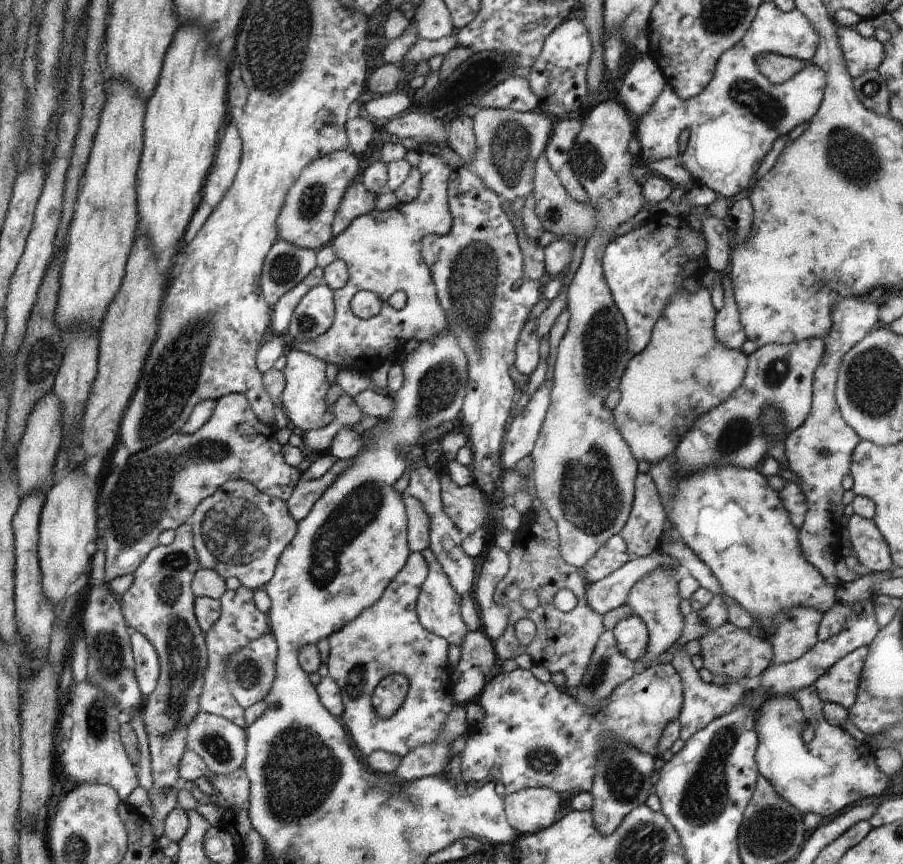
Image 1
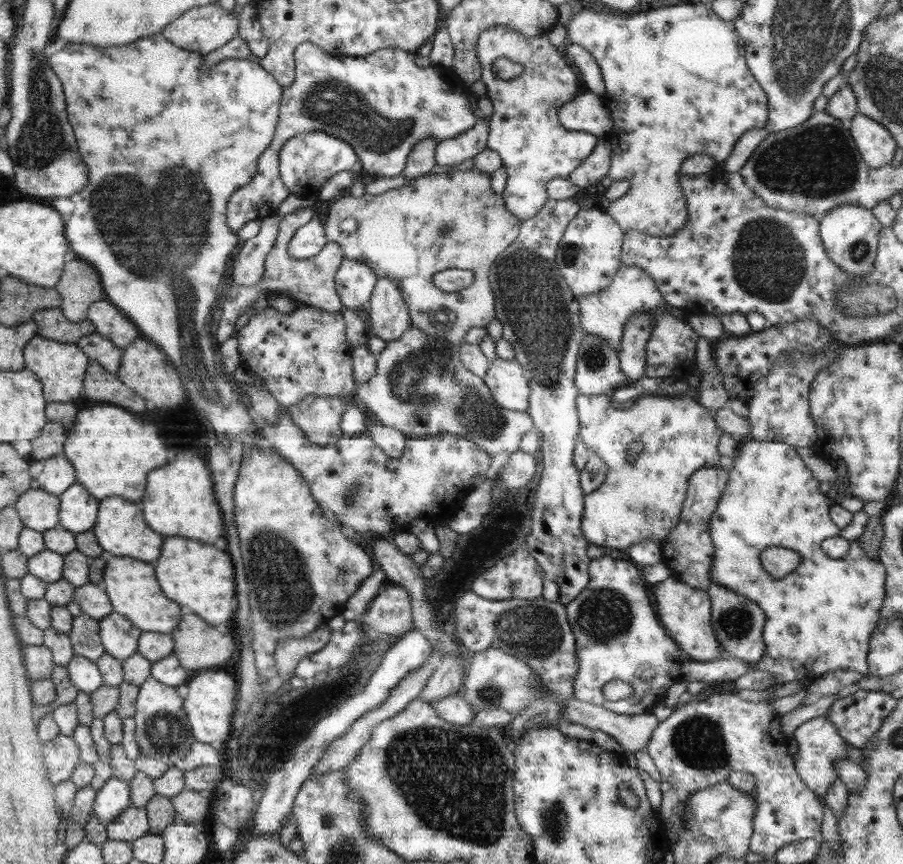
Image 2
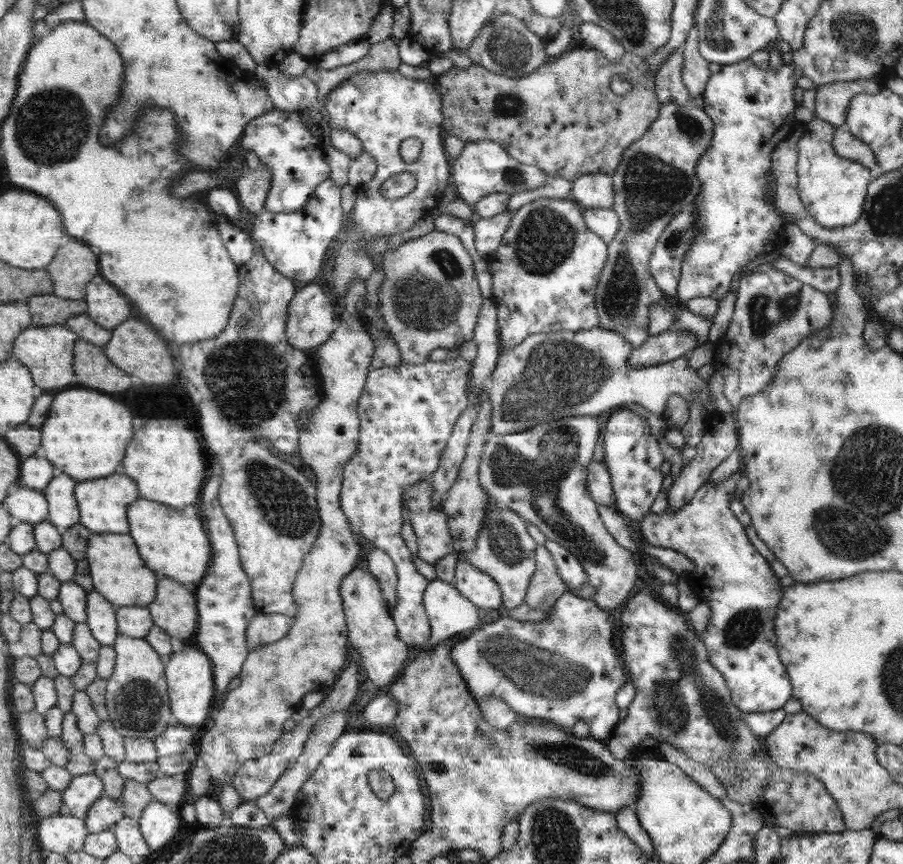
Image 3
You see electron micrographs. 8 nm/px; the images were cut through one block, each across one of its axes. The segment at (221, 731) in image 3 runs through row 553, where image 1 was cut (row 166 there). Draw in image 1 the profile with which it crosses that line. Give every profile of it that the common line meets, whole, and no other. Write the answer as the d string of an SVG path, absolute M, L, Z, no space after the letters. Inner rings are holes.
M351 150L336 151L314 159L298 176L298 180L288 190L285 202L276 218L278 239L285 240L298 248L320 250L332 243L332 222L336 210L344 198L348 186L356 182L360 172L358 159Z

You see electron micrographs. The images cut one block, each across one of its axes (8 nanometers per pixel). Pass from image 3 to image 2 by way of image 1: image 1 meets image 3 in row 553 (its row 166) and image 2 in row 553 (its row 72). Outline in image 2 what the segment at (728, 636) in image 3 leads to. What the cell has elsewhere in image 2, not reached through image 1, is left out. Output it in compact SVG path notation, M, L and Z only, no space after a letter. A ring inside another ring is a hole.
M750 440L739 445L739 451L733 458L732 468L728 471L728 482L725 486L724 492L720 495L716 510L709 520L709 533L714 545L715 553L713 554L713 563L711 573L709 576L713 578L714 582L719 582L720 585L726 585L726 589L740 594L750 601L753 601L763 610L766 616L765 626L763 628L762 638L766 646L766 654L756 664L755 670L765 670L774 676L773 686L786 684L787 682L801 682L804 686L808 686L814 682L816 678L824 676L833 670L855 670L862 674L869 674L866 656L870 650L869 640L870 635L876 630L876 624L881 620L880 610L885 598L885 566L880 560L875 560L871 556L866 556L865 552L850 552L844 558L830 558L821 549L821 544L828 538L839 537L840 528L838 528L830 518L829 510L832 502L820 492L818 489L821 480L811 473L811 470L806 466L803 458L797 453L796 446L790 446L783 442L770 442L768 440ZM769 546L780 546L782 548L789 548L797 552L800 556L800 564L789 572L784 578L776 580L772 578L766 569L762 566L760 560L760 553Z

